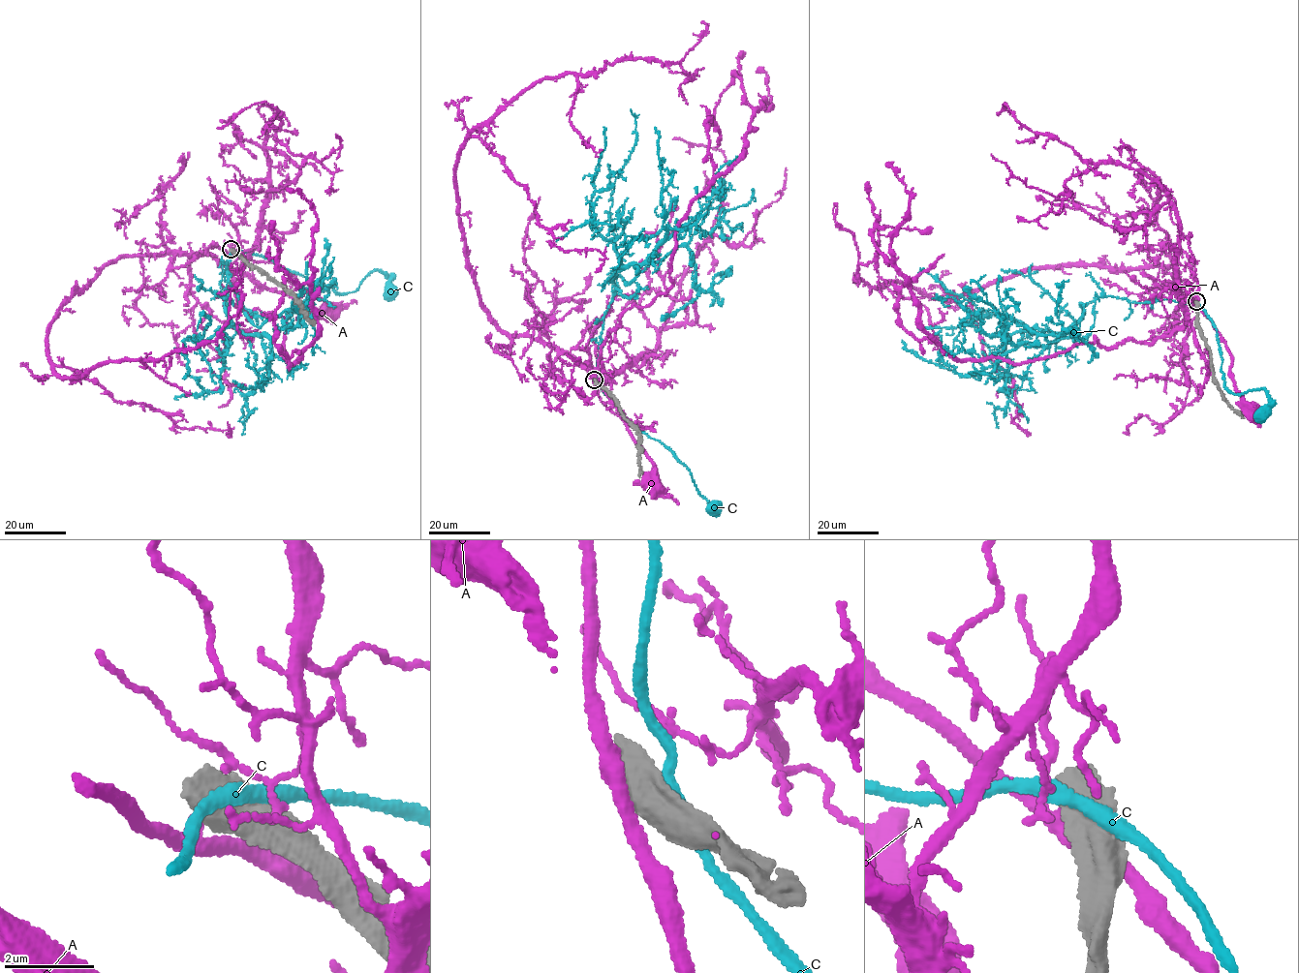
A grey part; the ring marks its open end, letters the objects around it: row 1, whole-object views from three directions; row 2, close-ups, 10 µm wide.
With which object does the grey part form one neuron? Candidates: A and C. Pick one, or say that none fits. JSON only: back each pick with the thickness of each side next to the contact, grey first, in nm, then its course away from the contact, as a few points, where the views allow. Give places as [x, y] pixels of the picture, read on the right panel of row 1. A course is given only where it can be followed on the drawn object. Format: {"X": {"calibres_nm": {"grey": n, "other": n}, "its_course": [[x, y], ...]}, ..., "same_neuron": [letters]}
{"same_neuron": []}

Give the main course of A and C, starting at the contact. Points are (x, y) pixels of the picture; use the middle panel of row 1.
A: (594, 381), (601, 399), (621, 417), (655, 469), (652, 483)
C: (597, 383), (623, 415), (669, 447), (714, 512), (710, 503), (713, 505)

